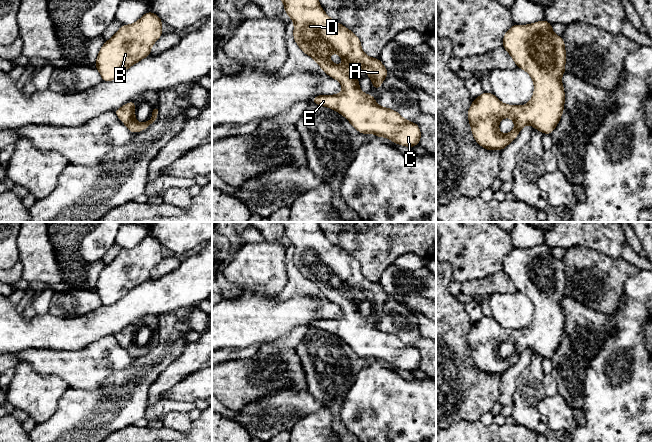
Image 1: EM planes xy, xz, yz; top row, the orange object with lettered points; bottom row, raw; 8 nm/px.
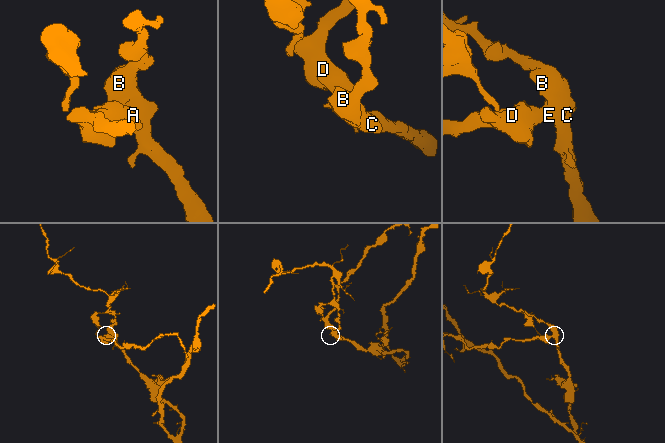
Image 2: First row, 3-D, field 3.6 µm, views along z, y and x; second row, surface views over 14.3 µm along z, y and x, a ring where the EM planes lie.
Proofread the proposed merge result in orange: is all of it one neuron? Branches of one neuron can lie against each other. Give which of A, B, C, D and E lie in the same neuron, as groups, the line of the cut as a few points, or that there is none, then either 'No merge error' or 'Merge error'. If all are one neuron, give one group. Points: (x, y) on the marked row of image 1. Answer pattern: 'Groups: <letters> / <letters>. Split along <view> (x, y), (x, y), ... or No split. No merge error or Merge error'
Groups: A B C D E. No split. No merge error

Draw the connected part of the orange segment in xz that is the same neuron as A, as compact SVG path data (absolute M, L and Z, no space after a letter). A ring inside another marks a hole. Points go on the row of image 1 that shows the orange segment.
M282 0L284 10L294 21L293 38L300 49L311 56L322 70L330 77L338 80L343 91L336 95L317 95L313 104L331 108L343 115L360 133L373 133L377 137L387 137L391 142L406 147L419 145L421 131L417 123L405 120L398 112L379 106L373 95L363 93L359 88L359 79L346 70L347 65L361 67L371 78L374 89L380 89L383 80L389 75L380 59L367 56L361 48L361 40L348 28L332 20L322 9L319 0ZM331 53L338 53L344 64L336 65L329 60Z

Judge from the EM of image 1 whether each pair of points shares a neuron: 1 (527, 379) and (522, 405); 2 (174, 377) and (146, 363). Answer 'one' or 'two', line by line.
1: one
2: two

